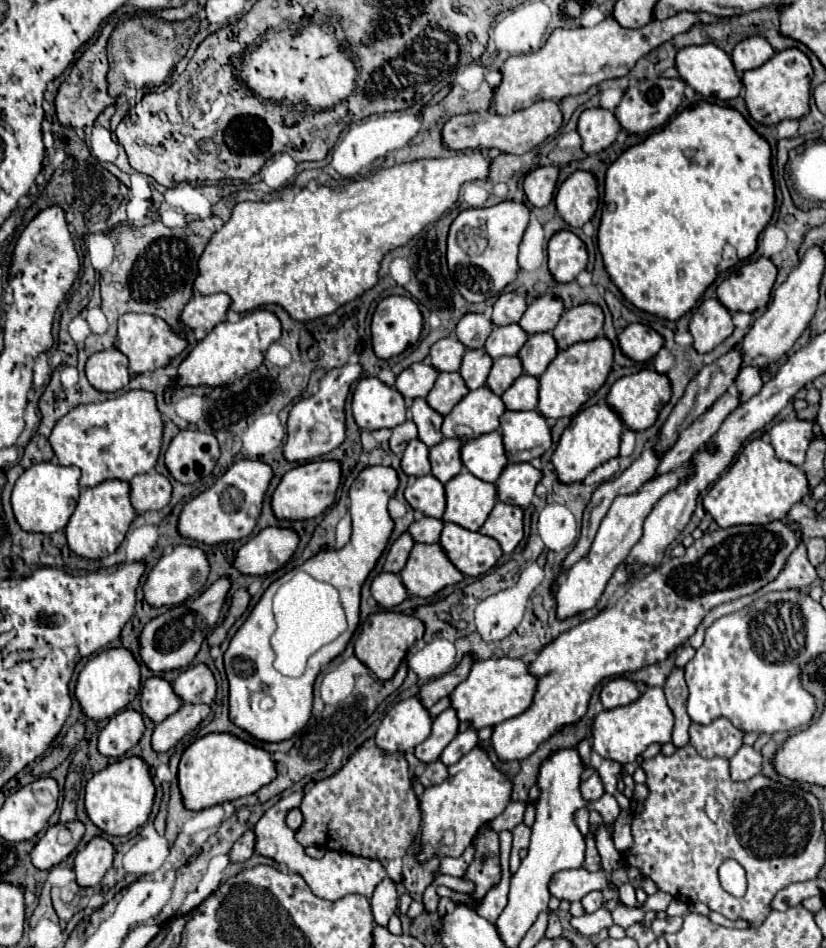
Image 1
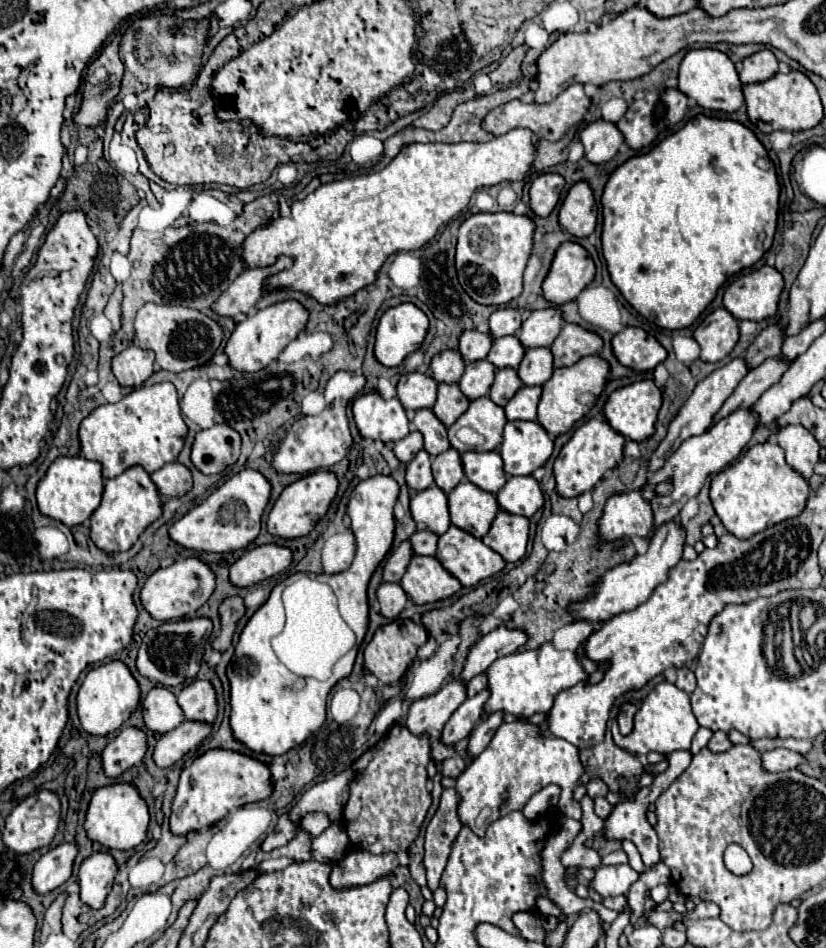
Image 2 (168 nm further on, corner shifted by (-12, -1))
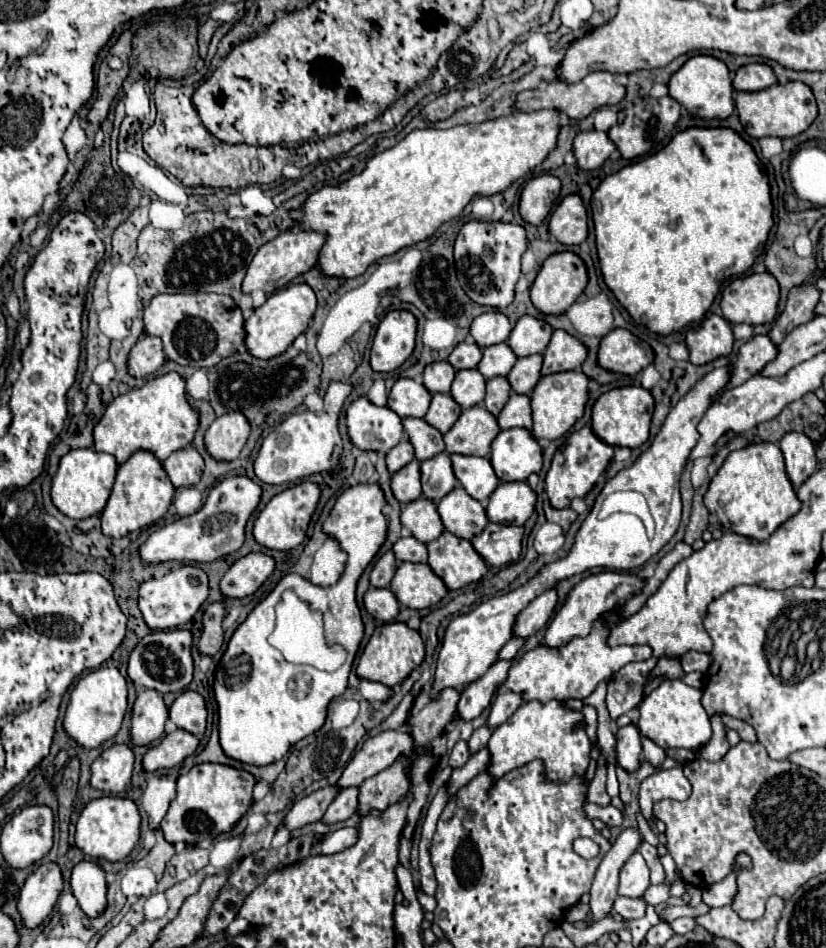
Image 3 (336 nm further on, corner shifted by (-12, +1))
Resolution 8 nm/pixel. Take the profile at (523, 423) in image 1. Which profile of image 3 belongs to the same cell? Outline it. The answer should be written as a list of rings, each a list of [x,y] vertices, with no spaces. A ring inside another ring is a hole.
[[[502,430],[490,452],[490,464],[502,482],[524,482],[542,468],[542,448],[528,430]]]

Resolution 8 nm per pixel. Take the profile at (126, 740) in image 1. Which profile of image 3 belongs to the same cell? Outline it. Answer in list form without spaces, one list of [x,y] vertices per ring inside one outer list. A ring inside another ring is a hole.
[[[114,744],[104,750],[90,766],[90,786],[104,794],[122,792],[132,778],[134,754],[126,744]]]

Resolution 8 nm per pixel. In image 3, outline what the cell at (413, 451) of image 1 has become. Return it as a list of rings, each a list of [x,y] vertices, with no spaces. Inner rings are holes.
[[[412,460],[408,466],[404,466],[404,470],[398,470],[392,476],[392,494],[400,504],[408,504],[414,502],[422,496],[420,490],[420,462]]]

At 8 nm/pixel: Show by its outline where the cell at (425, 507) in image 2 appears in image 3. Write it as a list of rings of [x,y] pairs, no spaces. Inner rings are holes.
[[[418,498],[416,502],[406,504],[402,508],[400,520],[402,526],[424,544],[436,540],[444,532],[440,516],[436,514],[436,504],[428,502],[428,498]]]

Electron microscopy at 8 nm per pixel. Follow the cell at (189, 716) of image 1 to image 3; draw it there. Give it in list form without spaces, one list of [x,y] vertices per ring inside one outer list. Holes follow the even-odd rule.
[[[174,730],[166,734],[160,744],[152,746],[144,758],[142,758],[142,770],[144,772],[156,772],[162,768],[174,768],[184,758],[192,756],[198,748],[198,738],[192,738],[192,734],[184,734],[184,730]]]

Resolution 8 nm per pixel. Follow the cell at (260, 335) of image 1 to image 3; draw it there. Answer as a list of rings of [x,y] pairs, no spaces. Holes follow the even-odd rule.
[[[290,284],[288,288],[268,296],[268,300],[260,308],[256,308],[254,314],[246,320],[248,352],[262,360],[284,354],[286,348],[296,340],[296,336],[300,336],[308,328],[314,312],[316,312],[316,294],[308,284]]]

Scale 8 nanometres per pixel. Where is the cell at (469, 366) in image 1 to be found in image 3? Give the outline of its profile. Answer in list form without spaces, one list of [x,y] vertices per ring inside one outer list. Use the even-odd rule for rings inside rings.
[[[460,370],[452,382],[450,396],[458,402],[462,410],[472,408],[484,400],[486,380],[478,370]]]

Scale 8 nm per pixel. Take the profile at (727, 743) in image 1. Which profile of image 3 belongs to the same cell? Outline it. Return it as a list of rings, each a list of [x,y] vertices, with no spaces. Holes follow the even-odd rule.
[[[718,716],[712,718],[712,728],[714,728],[714,736],[712,740],[704,746],[704,750],[698,752],[698,758],[704,758],[704,760],[712,760],[712,762],[718,762],[724,758],[724,754],[730,750],[730,744],[726,740],[726,728],[722,724],[722,720]]]

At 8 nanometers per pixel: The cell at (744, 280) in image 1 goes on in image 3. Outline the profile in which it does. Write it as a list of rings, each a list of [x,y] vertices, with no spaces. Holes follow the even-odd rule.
[[[768,272],[736,278],[722,292],[722,316],[730,324],[768,324],[776,316],[778,296],[778,282]]]

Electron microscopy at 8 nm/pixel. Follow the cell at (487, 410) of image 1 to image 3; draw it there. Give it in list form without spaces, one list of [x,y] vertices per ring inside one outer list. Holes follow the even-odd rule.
[[[472,406],[460,414],[450,432],[444,434],[446,450],[450,454],[468,454],[468,456],[488,456],[488,446],[500,432],[498,422],[482,406]]]

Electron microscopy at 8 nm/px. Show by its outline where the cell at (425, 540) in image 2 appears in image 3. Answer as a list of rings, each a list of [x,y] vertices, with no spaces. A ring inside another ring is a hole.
[[[412,536],[400,538],[392,546],[392,552],[398,562],[426,562],[426,558],[428,558],[426,546],[422,542],[416,542],[416,538],[412,538]]]

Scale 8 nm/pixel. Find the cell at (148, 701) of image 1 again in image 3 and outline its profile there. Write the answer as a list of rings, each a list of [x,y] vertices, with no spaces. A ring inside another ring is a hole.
[[[154,690],[138,692],[132,708],[130,722],[130,742],[134,746],[148,746],[164,734],[164,724],[168,720],[168,708],[160,694]]]

